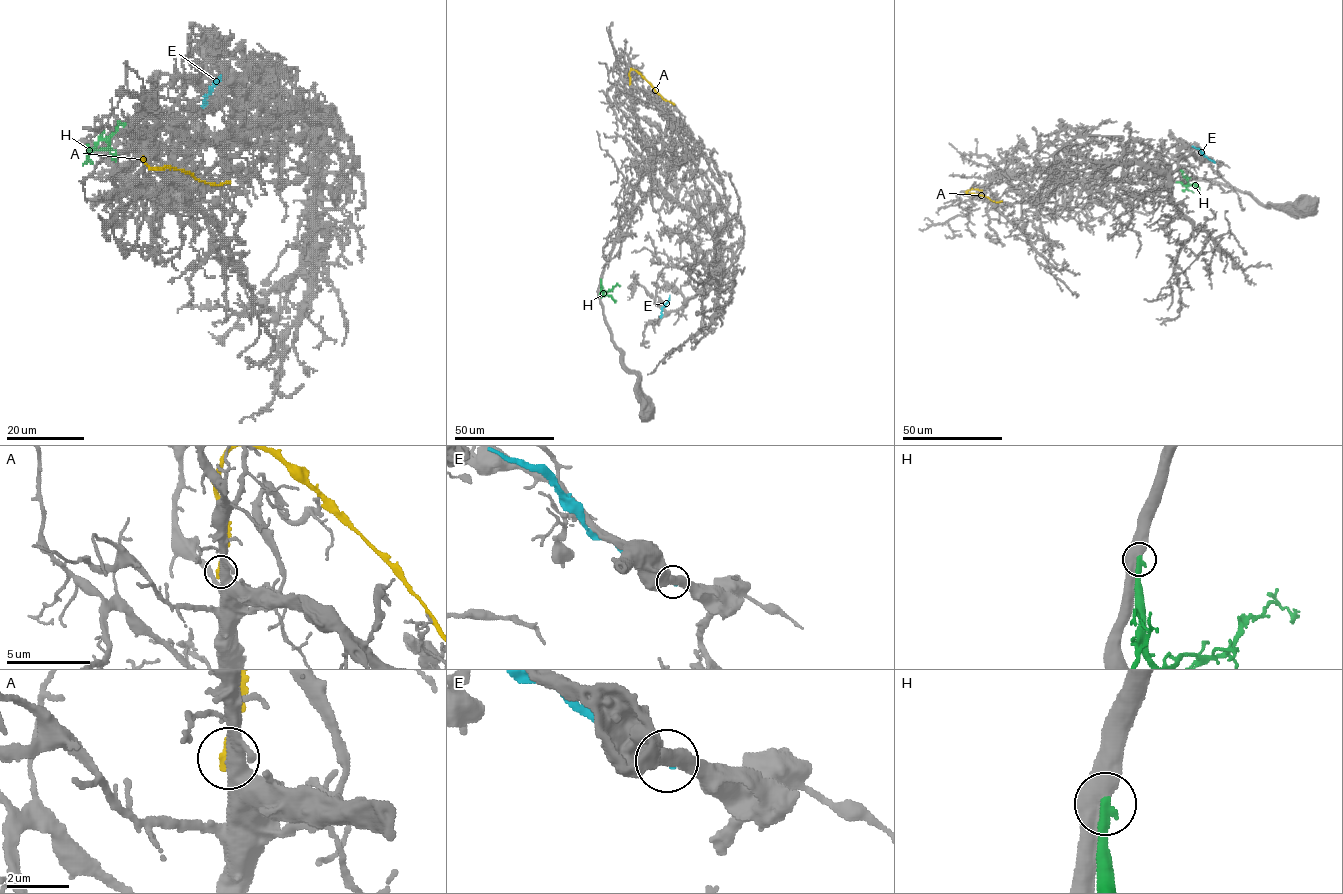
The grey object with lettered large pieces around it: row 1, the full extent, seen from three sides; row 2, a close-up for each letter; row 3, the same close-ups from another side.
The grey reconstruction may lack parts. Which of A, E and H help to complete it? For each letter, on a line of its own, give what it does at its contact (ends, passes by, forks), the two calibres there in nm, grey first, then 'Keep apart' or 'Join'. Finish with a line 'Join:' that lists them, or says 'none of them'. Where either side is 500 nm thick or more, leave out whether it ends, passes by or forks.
A: Thickness 550 nm (grey) against 320 nm. Keep apart
E: It ends there. Thickness 480 nm (grey) against 380 nm. Keep apart
H: Thickness 550 nm (grey) against 340 nm. Join
Join: H

